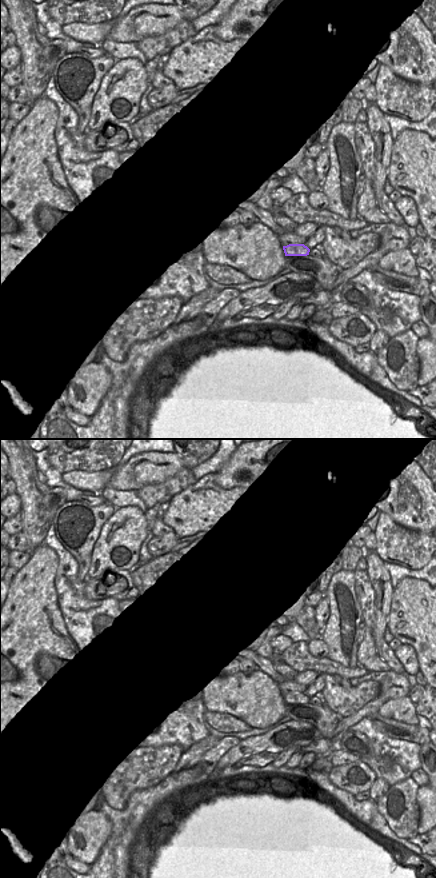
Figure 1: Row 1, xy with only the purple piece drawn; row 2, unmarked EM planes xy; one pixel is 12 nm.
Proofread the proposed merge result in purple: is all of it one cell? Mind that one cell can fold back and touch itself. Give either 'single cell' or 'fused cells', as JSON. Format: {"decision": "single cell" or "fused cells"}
{"decision": "single cell"}

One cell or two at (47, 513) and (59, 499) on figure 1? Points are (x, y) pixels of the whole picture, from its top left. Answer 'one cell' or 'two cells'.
one cell

